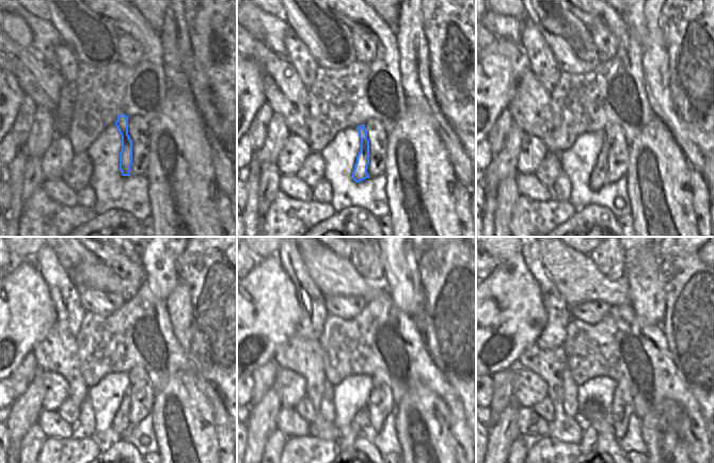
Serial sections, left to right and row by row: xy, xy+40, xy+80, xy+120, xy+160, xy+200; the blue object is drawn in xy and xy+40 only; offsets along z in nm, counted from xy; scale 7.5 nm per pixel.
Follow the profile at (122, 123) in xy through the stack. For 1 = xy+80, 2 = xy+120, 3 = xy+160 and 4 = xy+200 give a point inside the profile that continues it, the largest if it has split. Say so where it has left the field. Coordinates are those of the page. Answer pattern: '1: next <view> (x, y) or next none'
1: next xy+80 (598, 178)
2: next xy+120 (121, 422)
3: next xy+160 (360, 426)
4: next xy+200 (589, 438)

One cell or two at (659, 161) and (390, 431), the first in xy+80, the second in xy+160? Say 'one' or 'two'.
two

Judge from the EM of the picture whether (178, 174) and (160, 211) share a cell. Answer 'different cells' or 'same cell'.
same cell

